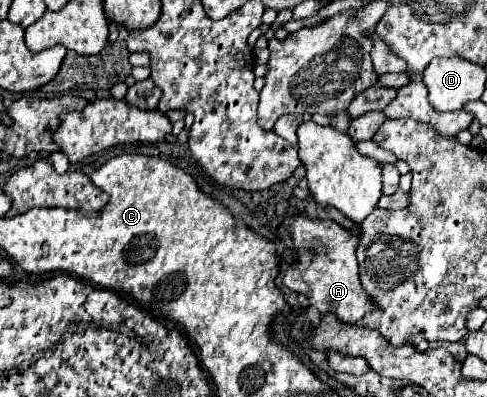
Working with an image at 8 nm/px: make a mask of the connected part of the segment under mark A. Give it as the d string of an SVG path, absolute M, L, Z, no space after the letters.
M295 217L287 219L285 225L293 233L293 243L299 251L299 263L291 265L283 277L283 285L295 293L309 297L311 305L321 313L335 313L343 323L357 323L365 313L375 311L377 305L365 293L359 279L359 267L355 249L359 243L357 235L351 235L347 229L333 221Z

